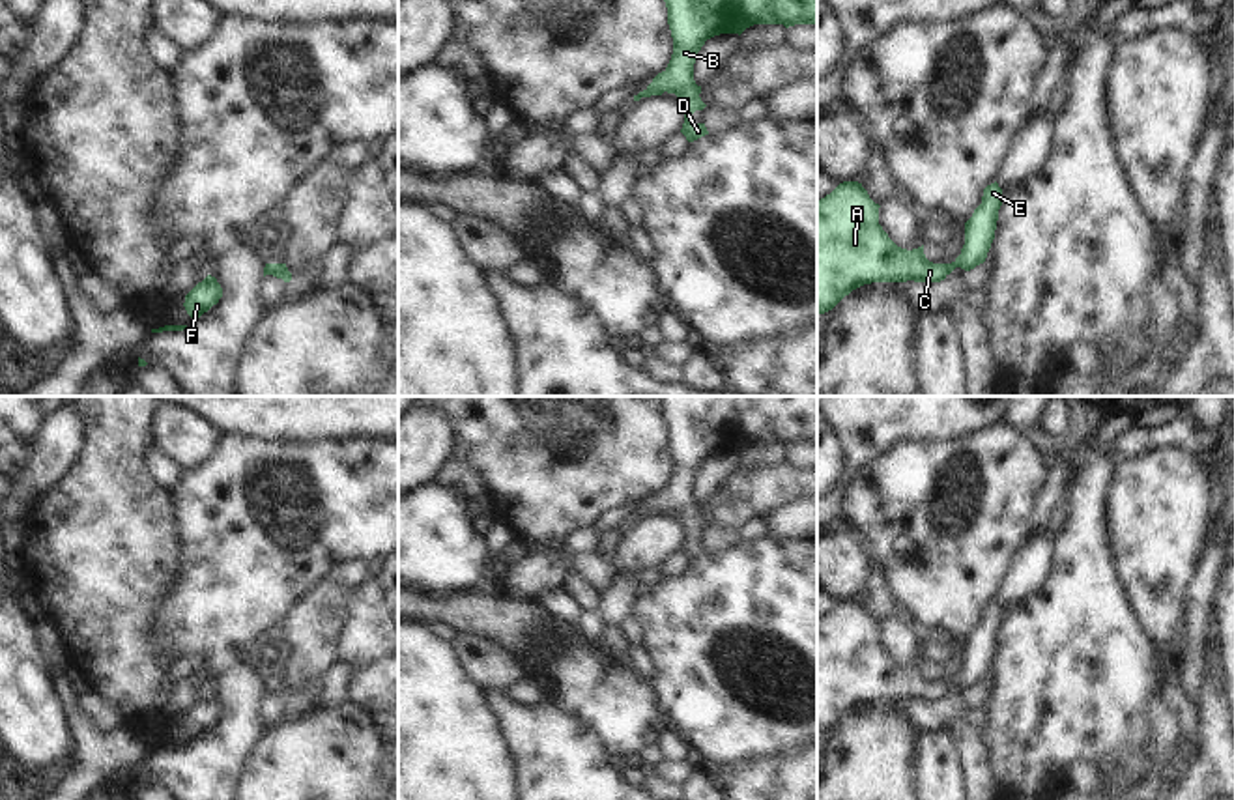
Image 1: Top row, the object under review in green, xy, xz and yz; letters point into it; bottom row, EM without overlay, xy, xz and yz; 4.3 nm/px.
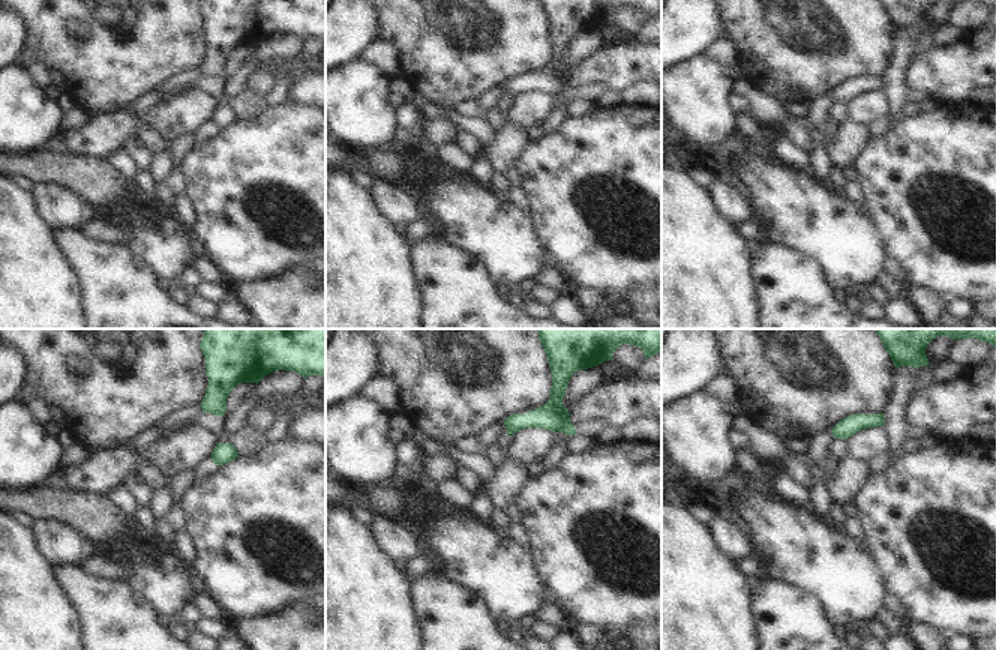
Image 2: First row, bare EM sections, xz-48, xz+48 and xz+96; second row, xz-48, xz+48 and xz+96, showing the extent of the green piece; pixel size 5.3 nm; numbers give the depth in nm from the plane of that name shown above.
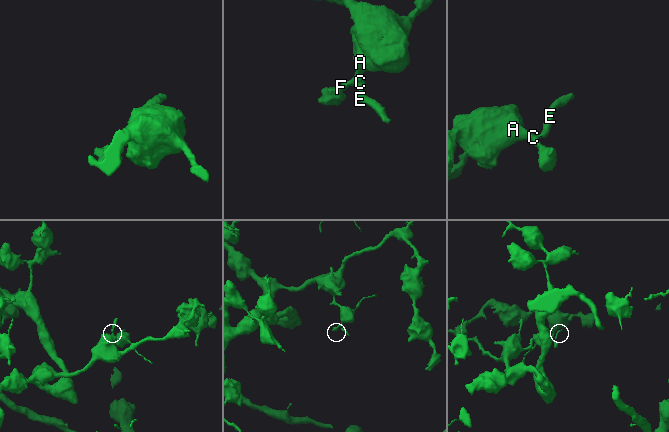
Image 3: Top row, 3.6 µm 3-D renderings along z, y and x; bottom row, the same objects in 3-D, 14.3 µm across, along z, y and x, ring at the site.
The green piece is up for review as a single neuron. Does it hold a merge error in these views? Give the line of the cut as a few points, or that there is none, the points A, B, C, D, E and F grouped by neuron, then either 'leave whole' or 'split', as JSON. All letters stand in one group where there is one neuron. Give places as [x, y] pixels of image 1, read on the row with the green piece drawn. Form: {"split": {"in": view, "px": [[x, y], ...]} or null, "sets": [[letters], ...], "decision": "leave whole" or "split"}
{"split": null, "sets": [["A", "B", "C", "D", "E", "F"]], "decision": "leave whole"}

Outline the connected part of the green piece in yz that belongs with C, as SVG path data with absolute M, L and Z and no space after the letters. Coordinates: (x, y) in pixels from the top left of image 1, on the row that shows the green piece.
M843 181L817 200L817 316L832 310L853 290L871 282L940 282L955 267L965 271L983 264L995 239L1002 189L991 183L983 189L982 204L965 222L965 245L952 264L933 264L924 245L912 250L897 247L879 224L879 204L858 181Z

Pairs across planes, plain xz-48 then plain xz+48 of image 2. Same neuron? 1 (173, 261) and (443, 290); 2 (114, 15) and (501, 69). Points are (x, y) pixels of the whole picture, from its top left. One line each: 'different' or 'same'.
1: different
2: same

